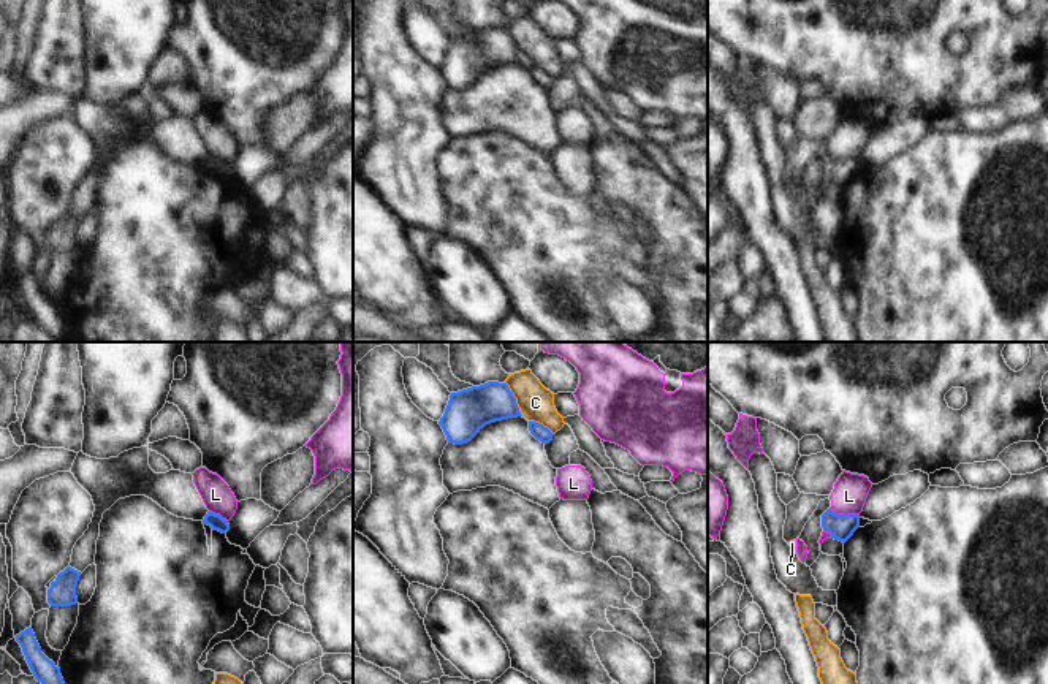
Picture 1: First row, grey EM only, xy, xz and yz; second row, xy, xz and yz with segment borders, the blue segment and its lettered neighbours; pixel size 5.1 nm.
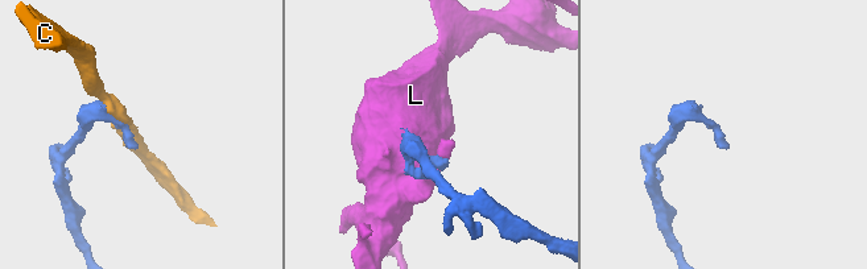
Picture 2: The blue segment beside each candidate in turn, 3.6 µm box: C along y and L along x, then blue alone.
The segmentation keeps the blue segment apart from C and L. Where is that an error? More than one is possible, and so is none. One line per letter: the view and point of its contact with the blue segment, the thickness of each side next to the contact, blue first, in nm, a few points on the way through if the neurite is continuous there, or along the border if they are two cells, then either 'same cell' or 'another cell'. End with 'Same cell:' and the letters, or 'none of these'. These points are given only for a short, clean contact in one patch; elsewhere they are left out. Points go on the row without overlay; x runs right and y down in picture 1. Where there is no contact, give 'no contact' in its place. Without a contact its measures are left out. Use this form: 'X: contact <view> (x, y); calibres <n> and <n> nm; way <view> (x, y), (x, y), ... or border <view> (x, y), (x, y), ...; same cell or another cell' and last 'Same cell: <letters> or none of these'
C: contact xz (515, 45); calibres 220 and 180 nm; another cell
L: contact yz (842, 160); calibres 130 and 180 nm; border yz (830, 152), (836, 159), (858, 160); another cell
Same cell: none of these

